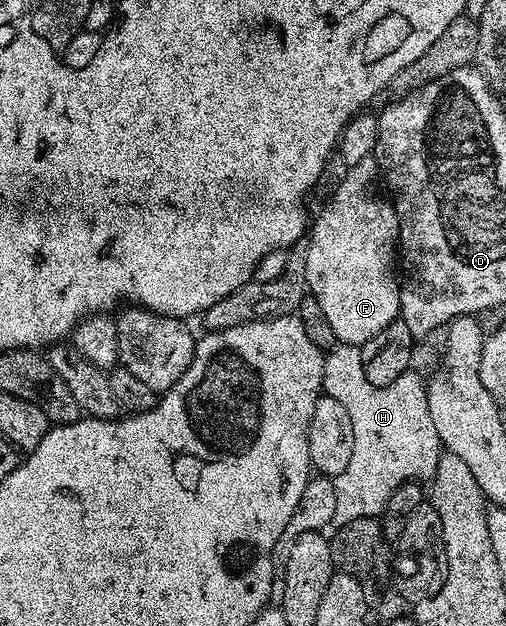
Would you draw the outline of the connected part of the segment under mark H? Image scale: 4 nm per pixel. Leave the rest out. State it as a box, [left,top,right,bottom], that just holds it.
[323,344,442,526]

